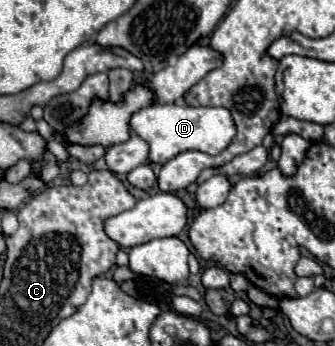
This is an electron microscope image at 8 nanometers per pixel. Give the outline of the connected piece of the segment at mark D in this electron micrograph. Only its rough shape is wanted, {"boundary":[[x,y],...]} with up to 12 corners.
{"boundary":[[150,105],[130,119],[150,161],[222,153],[236,135],[224,107]]}

